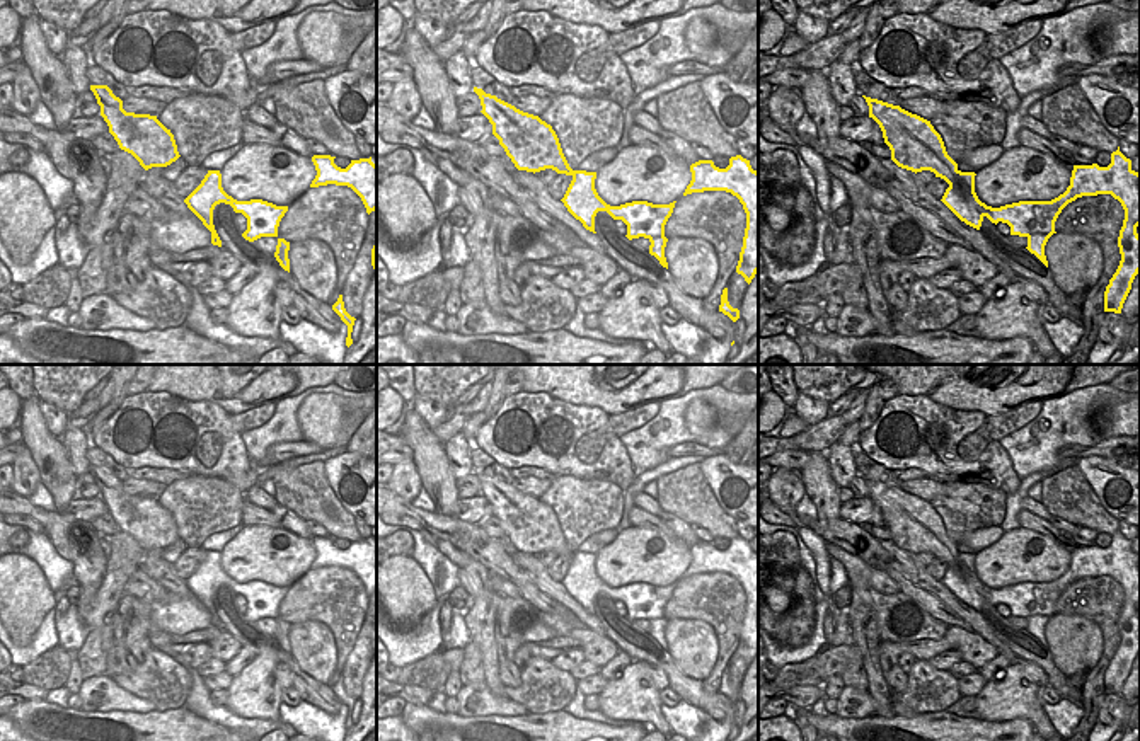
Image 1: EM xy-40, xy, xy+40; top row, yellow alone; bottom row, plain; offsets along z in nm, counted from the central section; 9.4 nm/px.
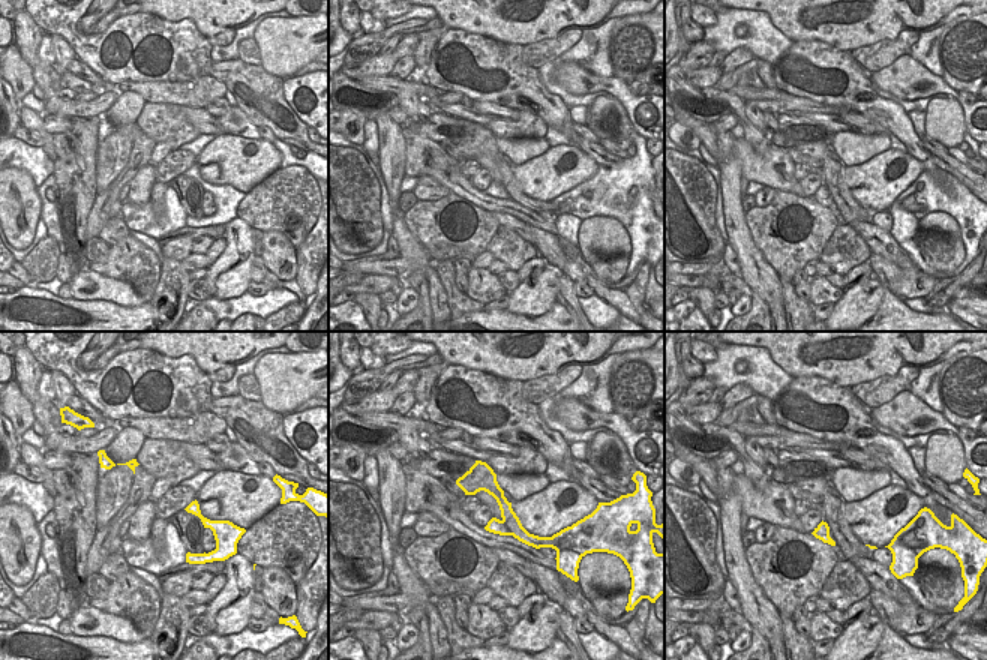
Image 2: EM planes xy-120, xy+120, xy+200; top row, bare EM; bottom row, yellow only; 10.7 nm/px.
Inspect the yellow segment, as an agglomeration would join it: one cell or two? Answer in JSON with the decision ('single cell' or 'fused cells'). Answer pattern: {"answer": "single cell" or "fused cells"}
{"answer": "fused cells"}

